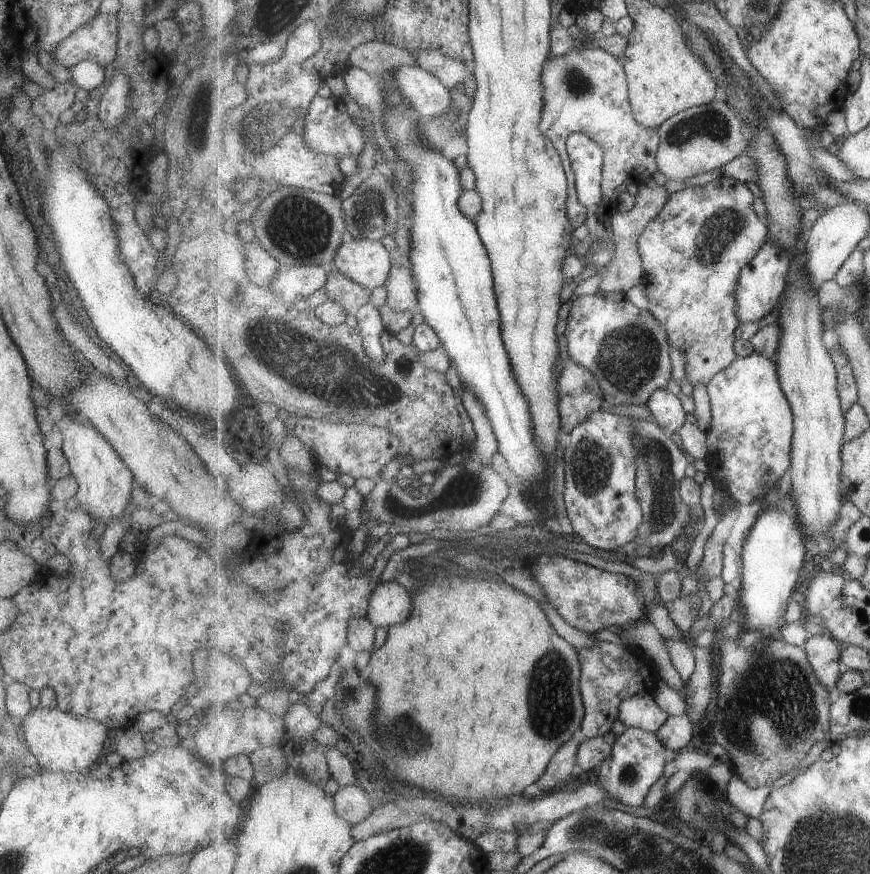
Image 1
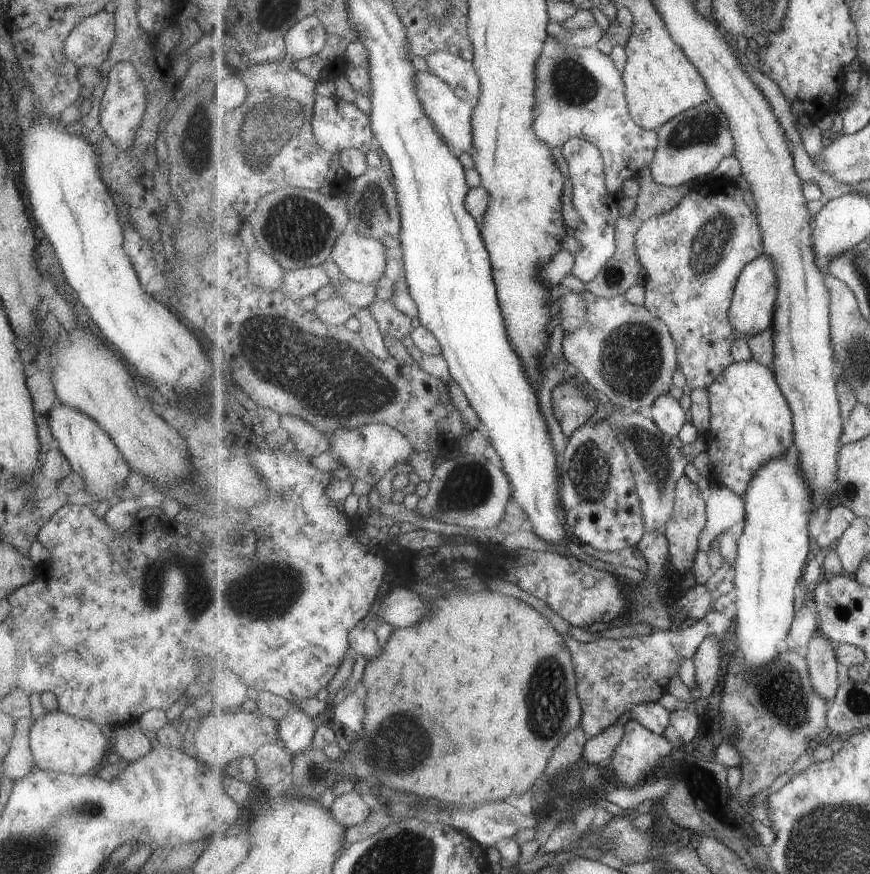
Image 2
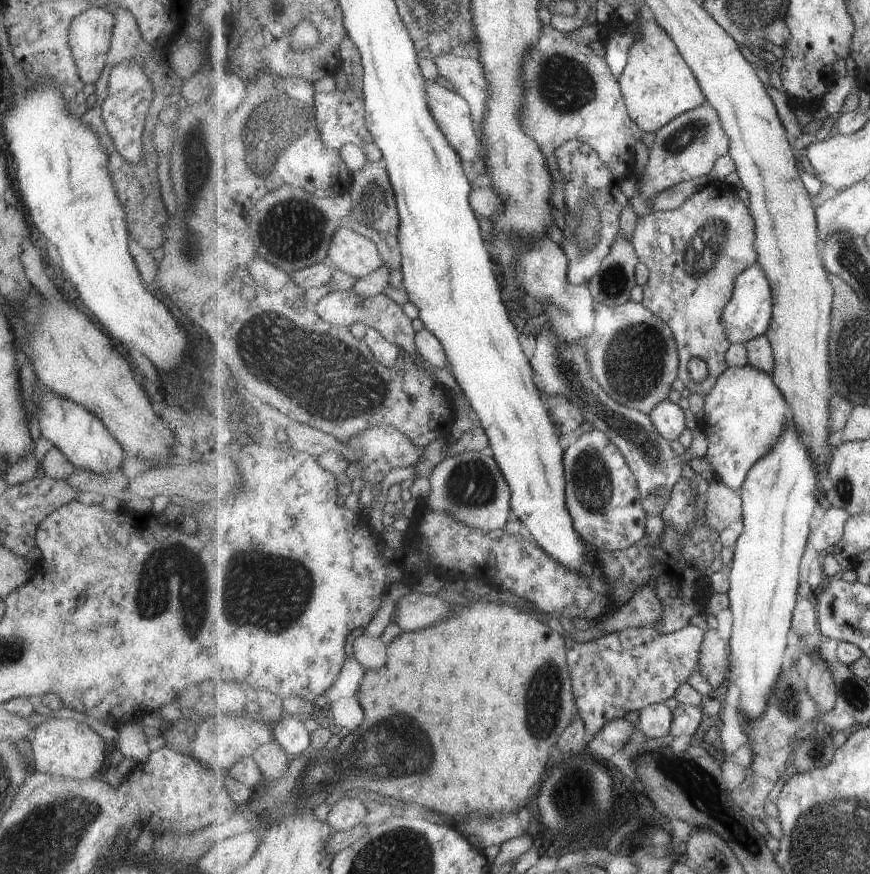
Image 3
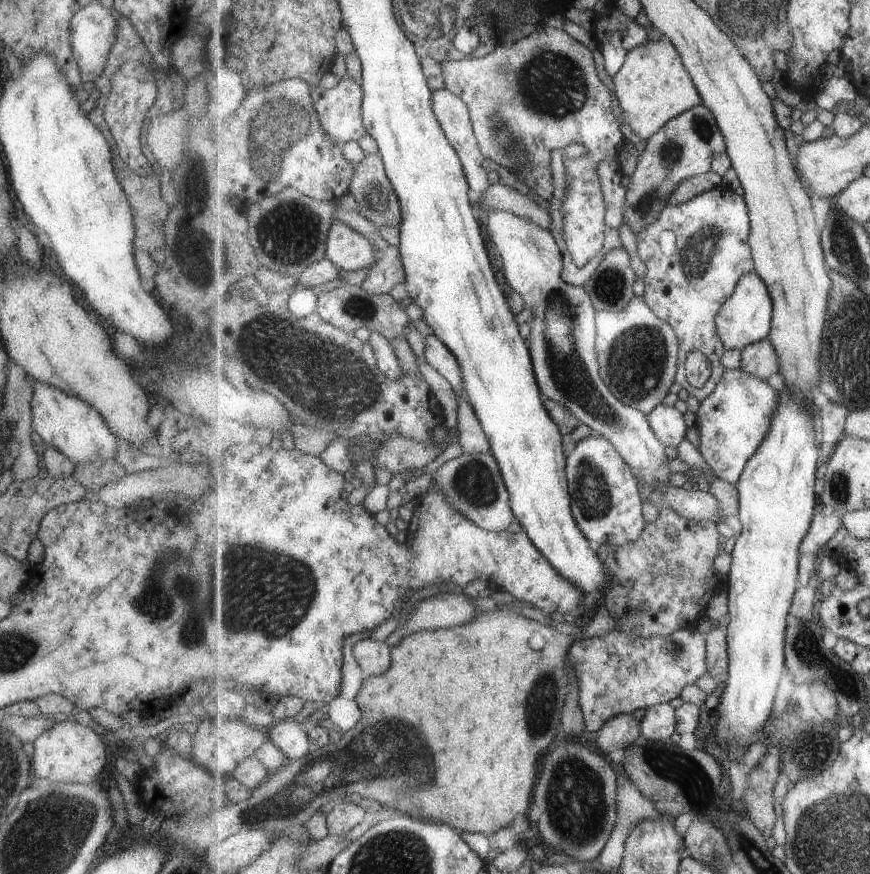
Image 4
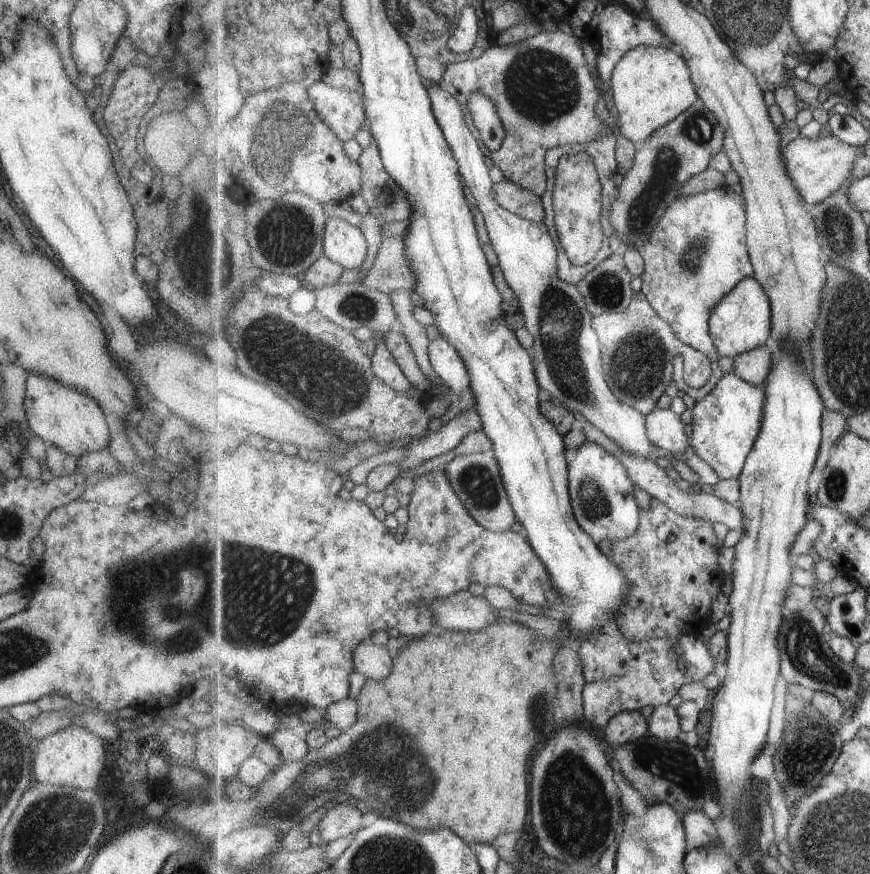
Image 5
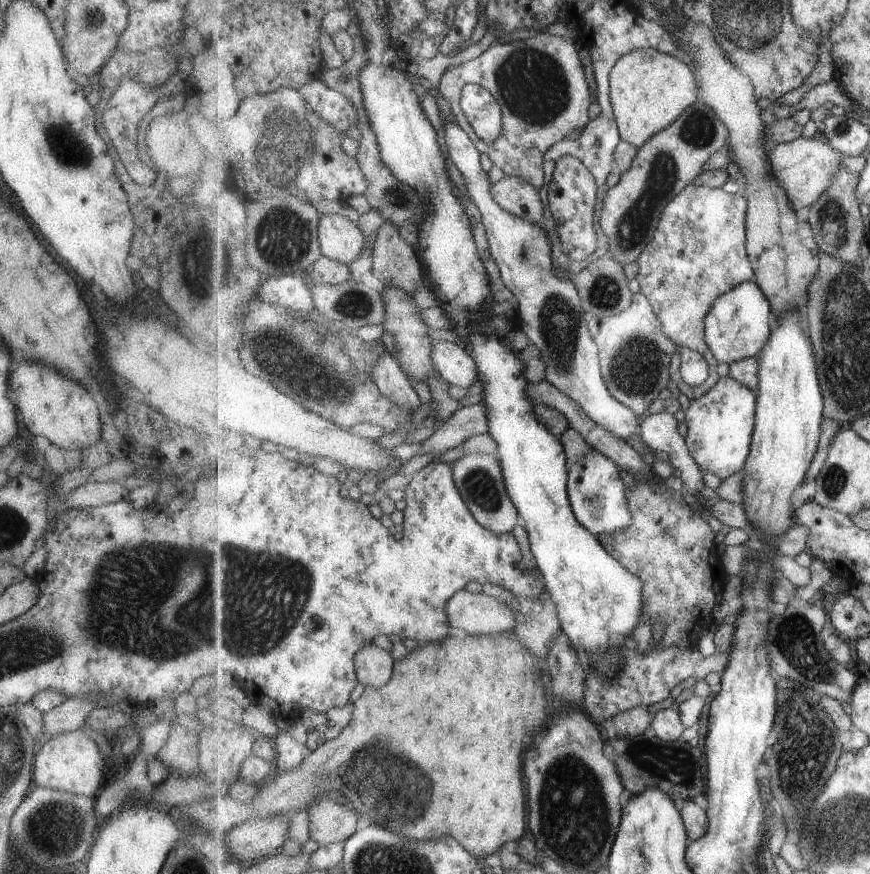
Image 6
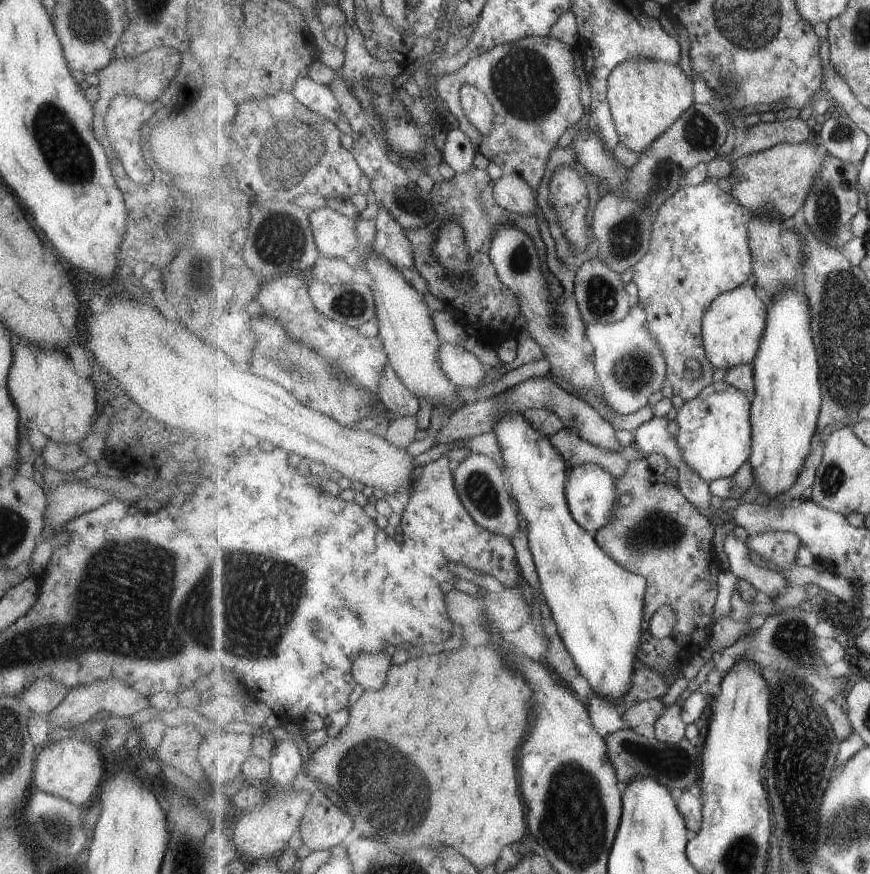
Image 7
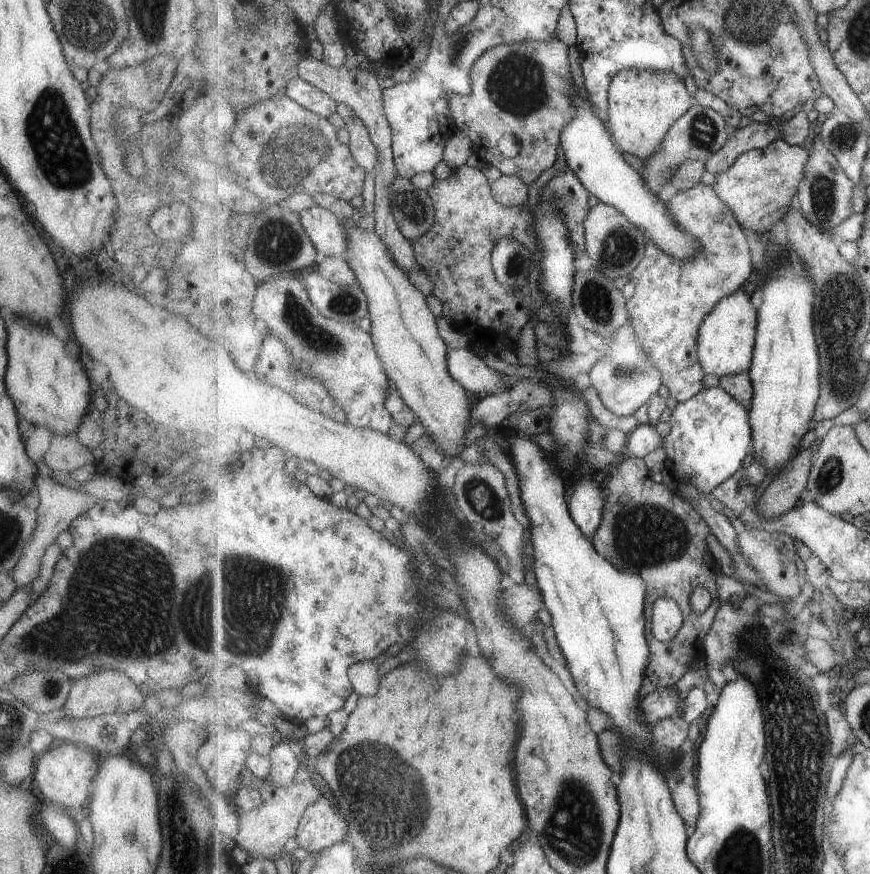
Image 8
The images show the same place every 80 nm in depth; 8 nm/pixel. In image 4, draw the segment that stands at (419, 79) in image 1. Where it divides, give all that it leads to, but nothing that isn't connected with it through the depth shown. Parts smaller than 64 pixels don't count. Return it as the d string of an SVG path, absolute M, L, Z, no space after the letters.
M438 89L433 92L433 106L437 110L437 118L444 128L447 138L456 147L460 154L466 177L470 184L470 190L474 197L484 198L486 190L492 185L489 182L489 171L483 168L483 156L480 149L478 138L476 137L472 118L470 117L470 108L463 102L463 99L447 89Z

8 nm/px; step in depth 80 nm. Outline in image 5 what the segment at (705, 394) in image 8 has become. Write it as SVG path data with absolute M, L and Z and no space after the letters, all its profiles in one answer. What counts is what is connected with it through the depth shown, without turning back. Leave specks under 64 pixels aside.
M735 371L724 373L719 385L704 399L698 401L692 412L693 434L690 438L691 447L695 447L697 454L704 458L720 476L721 479L737 478L742 473L749 454L756 445L764 426L764 410L766 409L767 386L759 386L741 378Z

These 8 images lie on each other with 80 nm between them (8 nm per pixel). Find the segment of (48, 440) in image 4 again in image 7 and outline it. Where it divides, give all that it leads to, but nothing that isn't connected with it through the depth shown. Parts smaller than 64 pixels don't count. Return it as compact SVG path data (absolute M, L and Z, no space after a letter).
M15 344L13 364L7 376L7 388L19 410L19 422L28 430L39 430L48 439L66 444L79 444L92 430L92 417L100 412L94 386L75 374L69 358L57 352L43 352L33 346Z

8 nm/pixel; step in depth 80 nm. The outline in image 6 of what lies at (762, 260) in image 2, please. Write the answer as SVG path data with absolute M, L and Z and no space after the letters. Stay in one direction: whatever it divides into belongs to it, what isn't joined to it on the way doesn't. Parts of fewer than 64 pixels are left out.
M745 281L722 294L706 318L706 341L721 362L759 355L769 342L774 329L774 312L764 290L756 281Z

